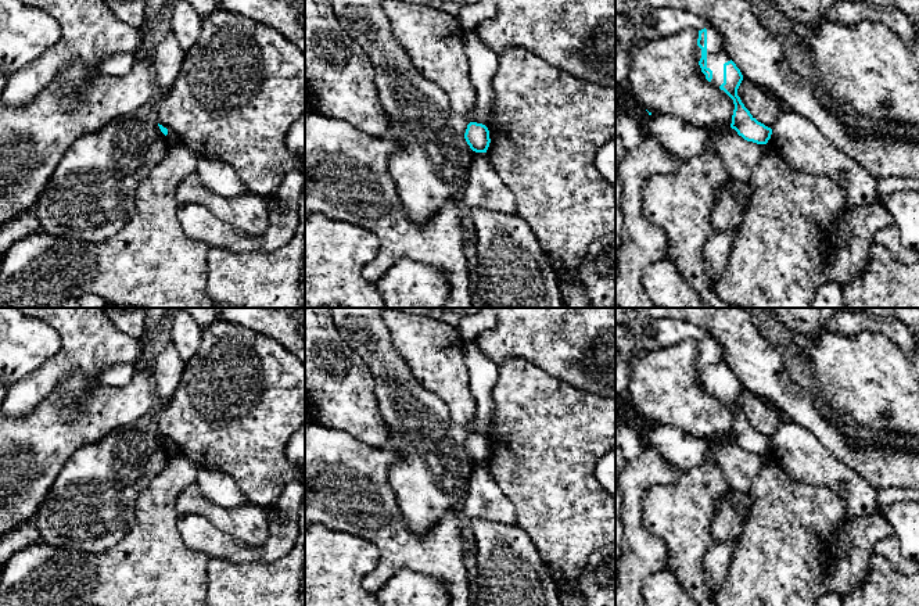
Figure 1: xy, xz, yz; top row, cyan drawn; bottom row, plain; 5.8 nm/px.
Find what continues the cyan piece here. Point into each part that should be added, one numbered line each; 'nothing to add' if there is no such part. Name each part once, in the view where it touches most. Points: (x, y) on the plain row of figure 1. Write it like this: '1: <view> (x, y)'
1: yz (717, 366)

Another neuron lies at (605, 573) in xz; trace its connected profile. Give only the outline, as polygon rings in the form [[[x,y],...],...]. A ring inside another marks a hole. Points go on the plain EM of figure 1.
[[[615,559],[597,567],[595,571],[596,581],[602,587],[610,587],[614,574],[615,574]]]

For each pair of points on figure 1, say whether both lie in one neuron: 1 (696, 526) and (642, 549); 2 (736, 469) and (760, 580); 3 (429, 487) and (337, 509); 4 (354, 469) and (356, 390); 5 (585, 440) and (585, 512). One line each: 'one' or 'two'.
1: two
2: two
3: two
4: two
5: one

